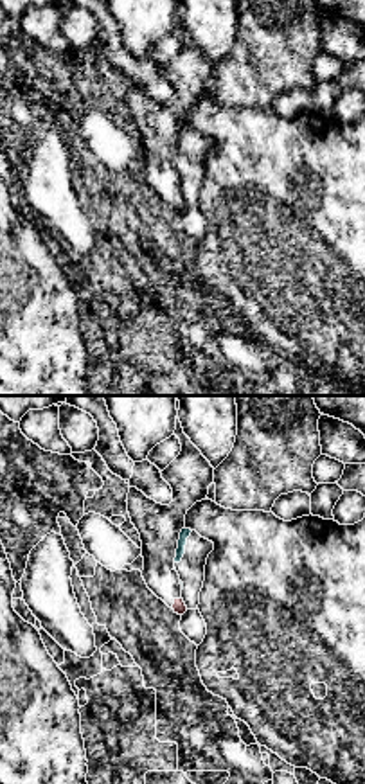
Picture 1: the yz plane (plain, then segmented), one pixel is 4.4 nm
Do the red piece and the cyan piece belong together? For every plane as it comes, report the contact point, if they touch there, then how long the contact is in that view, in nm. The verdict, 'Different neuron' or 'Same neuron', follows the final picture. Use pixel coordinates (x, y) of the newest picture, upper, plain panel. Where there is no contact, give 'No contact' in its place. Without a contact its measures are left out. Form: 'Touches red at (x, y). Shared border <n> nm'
No contact

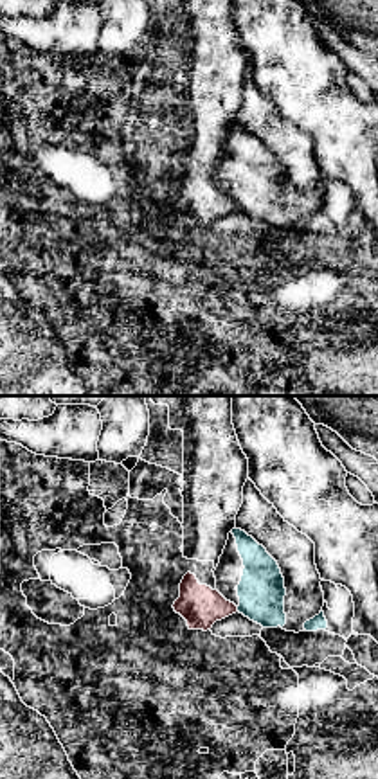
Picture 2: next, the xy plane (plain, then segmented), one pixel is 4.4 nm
Touches red at (236, 205). Shared border 30 nm

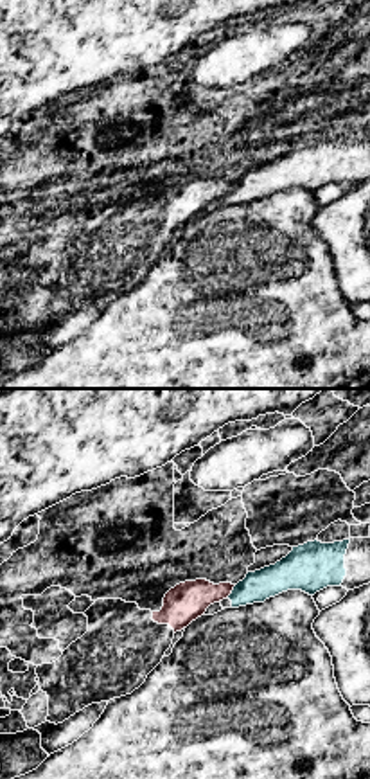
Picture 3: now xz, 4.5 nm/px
Touches red at (232, 186). Shared border 70 nm

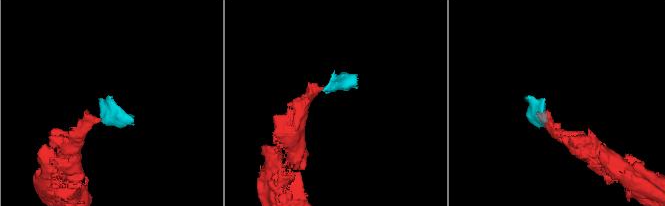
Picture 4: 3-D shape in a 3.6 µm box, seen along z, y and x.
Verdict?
Different neuron

